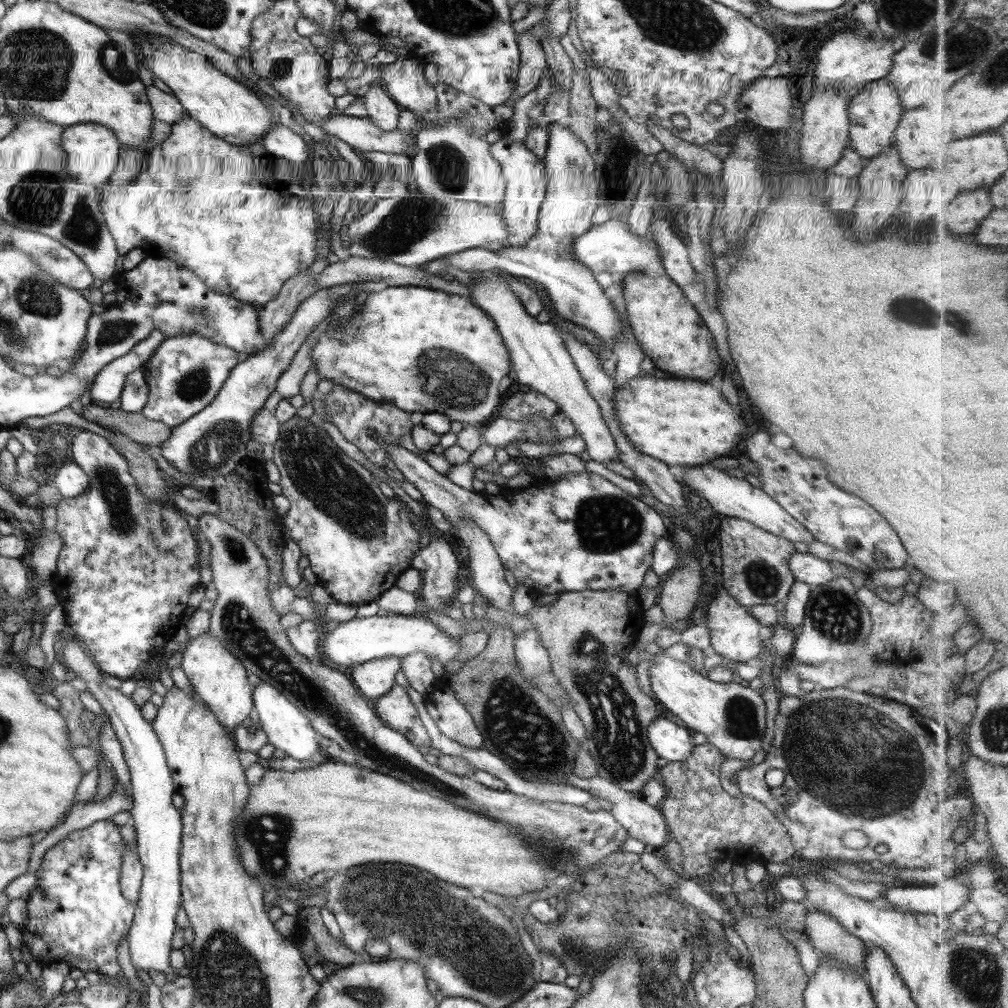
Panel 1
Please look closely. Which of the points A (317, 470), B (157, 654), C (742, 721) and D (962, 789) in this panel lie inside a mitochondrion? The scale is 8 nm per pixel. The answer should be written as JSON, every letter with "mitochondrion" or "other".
{"A":"mitochondrion","B":"other","C":"mitochondrion","D":"other"}

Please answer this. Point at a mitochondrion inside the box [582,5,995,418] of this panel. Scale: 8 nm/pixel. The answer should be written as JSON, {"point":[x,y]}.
{"point":[961,46]}

